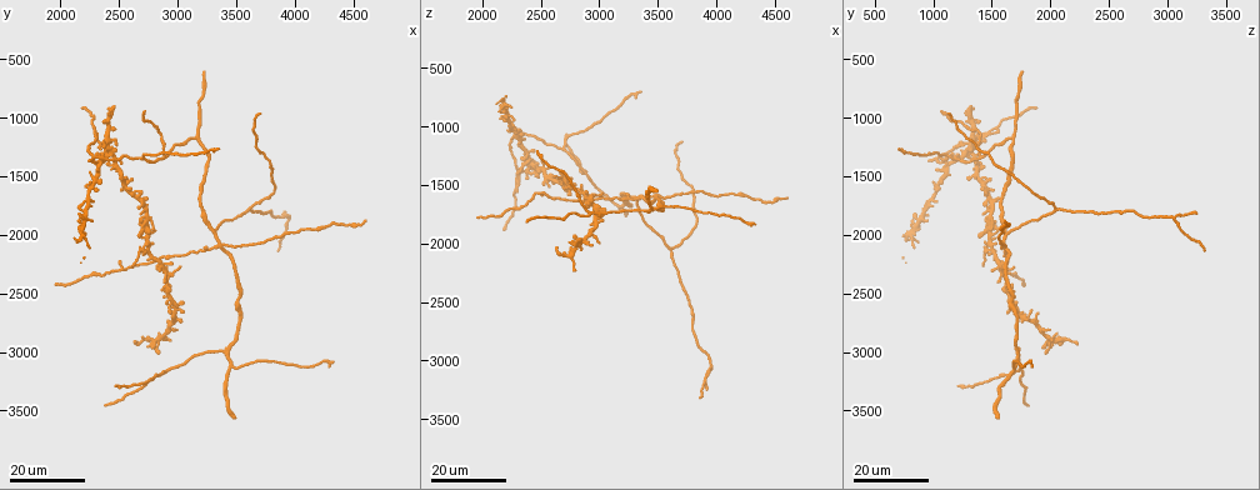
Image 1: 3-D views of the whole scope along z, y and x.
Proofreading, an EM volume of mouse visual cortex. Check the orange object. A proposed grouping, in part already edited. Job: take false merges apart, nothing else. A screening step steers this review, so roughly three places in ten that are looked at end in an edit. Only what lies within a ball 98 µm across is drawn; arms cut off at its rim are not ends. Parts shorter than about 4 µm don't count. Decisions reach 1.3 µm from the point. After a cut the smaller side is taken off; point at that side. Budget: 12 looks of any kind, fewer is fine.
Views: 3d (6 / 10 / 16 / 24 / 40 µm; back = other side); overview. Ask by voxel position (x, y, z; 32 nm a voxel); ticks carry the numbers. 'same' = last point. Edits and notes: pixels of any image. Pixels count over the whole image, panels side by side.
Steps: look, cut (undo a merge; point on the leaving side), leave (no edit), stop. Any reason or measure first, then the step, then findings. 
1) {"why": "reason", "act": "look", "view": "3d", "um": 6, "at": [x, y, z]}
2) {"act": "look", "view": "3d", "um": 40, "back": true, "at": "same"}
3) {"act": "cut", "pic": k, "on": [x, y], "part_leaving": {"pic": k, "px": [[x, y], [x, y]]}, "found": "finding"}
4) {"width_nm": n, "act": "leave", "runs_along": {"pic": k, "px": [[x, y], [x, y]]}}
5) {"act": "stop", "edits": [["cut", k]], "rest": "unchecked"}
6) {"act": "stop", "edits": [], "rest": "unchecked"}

{"why": "side arm on a straight run", "act": "look", "view": "3d", "um": 16, "at": [2900, 1320, 1400]}

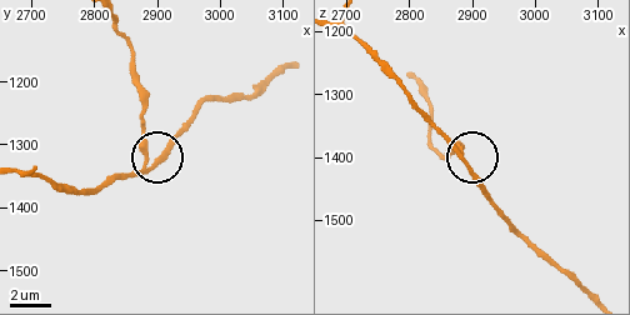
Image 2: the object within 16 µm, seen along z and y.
{"why": "closer look", "act": "look", "view": "3d", "um": 6, "at": [2880, 1340, 1395]}

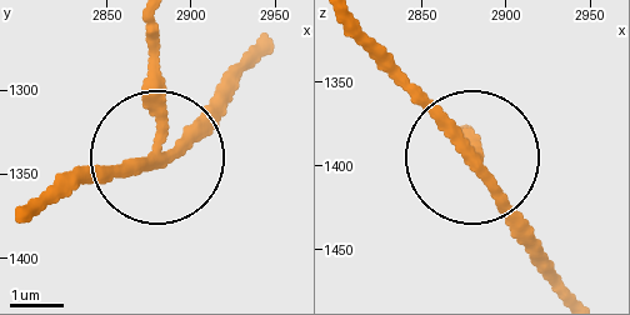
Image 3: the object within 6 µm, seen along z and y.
{"act": "look", "view": "3d", "um": 6, "back": true, "at": [2880, 1338, 1394]}

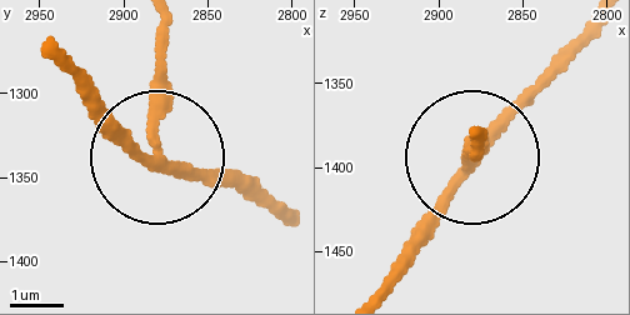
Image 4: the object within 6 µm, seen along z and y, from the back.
{"act": "leave", "runs_along": {"pic": 4, "px": [[390, 281], [475, 151]]}, "found": "all the same neuron"}

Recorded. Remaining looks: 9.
{"act": "look", "view": "3d", "um": 24, "at": [3360, 2080, 1580]}

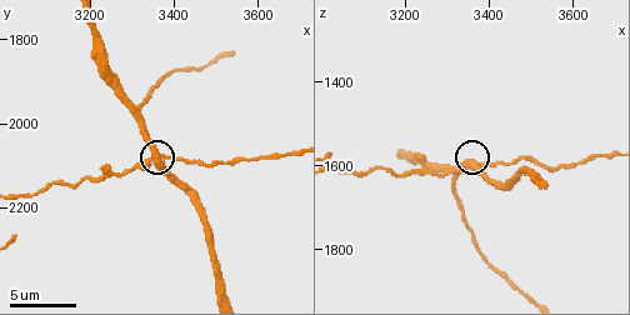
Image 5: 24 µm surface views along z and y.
{"act": "look", "view": "3d", "um": 6, "at": [3360, 2095, 1600]}

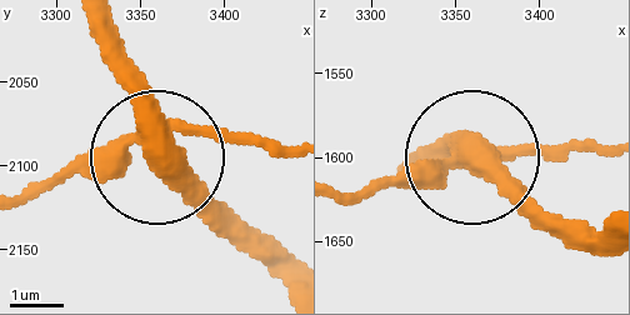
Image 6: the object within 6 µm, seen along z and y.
{"arms": 4, "act": "cut", "pic": 6, "on": [96, 183], "part_leaving": {"pic": 6, "px": [[149, 125], [33, 188]]}, "found": "two neurons meet here"}

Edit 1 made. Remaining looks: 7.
{"why": "branch point", "act": "look", "view": "3d", "um": 24, "at": [3620, 1780, 2040]}

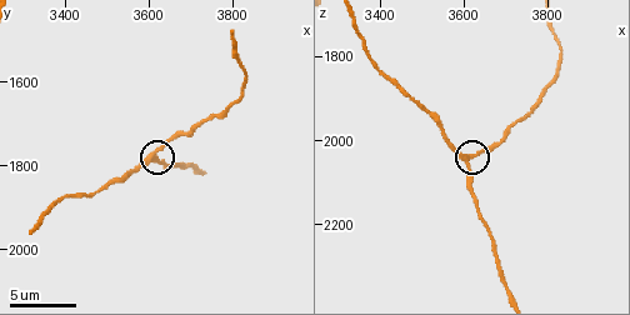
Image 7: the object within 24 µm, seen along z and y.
{"act": "look", "view": "3d", "um": 10, "at": [3605, 1780, 2050]}

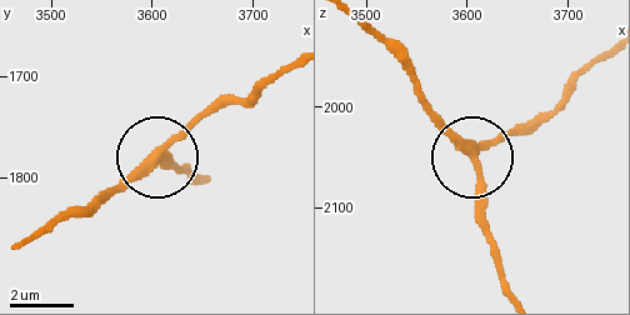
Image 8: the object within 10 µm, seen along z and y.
{"side_arm_um": 47, "arms": 3, "act": "leave", "found": "one neuron here"}

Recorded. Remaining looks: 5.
{"why": "a fork", "act": "look", "view": "3d", "um": 24, "at": [2920, 3140, 1720]}

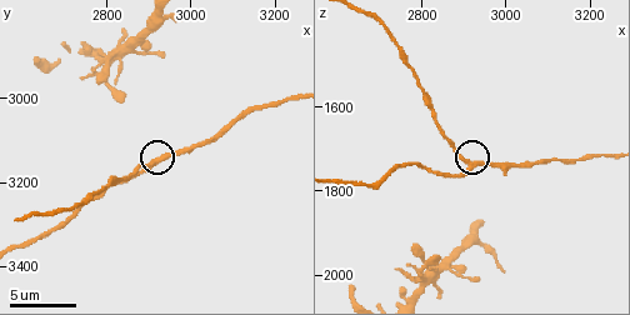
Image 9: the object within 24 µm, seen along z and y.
{"why": "zoom in", "act": "look", "view": "3d", "um": 6, "at": [2910, 3145, 1740]}

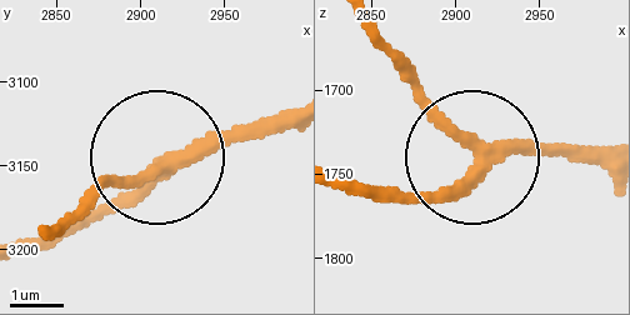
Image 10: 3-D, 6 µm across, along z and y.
{"act": "leave", "runs_along": {"pic": 10, "px": [[291, 109], [161, 158], [68, 238]]}, "found": "one neuron here"}

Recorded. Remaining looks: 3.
{"act": "look", "view": "3d", "um": 24, "at": [3400, 3000, 1700]}

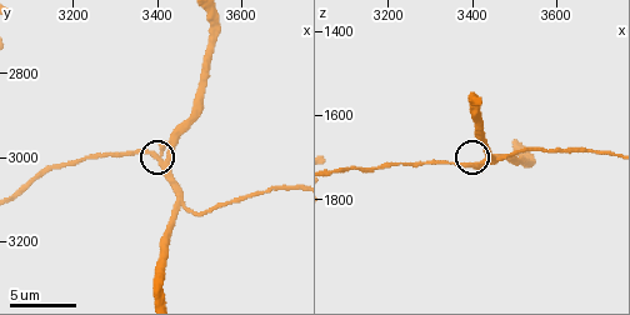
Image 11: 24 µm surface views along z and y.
{"act": "look", "view": "3d", "um": 10, "at": [3405, 3000, 1725]}

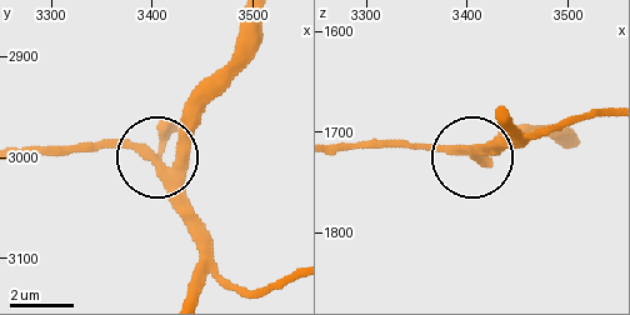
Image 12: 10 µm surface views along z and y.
{"width_nm": 340, "act": "leave", "runs_along": {"pic": 12, "px": [[263, 24], [158, 161], [204, 223]]}, "found": "all the same neuron"}

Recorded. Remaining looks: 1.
{"act": "stop", "edits": [["cut", 6]], "rest": "unchecked"}

